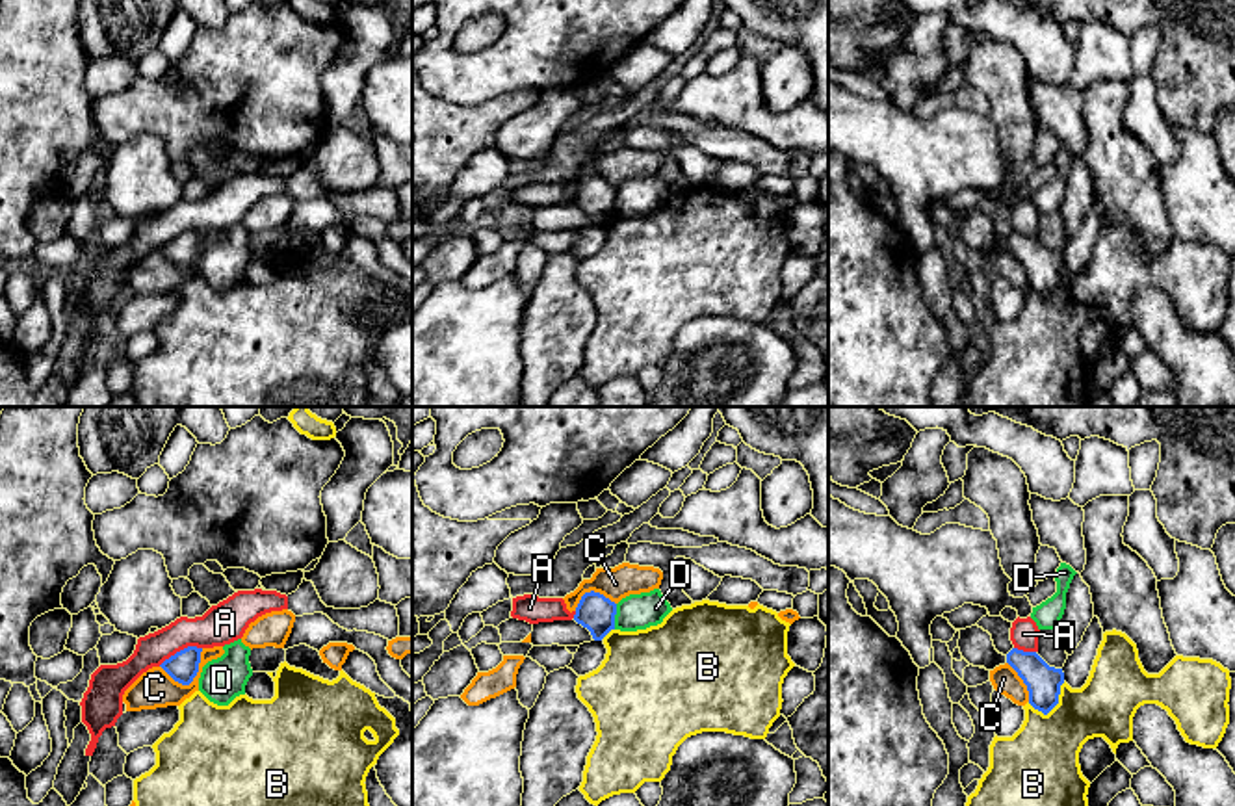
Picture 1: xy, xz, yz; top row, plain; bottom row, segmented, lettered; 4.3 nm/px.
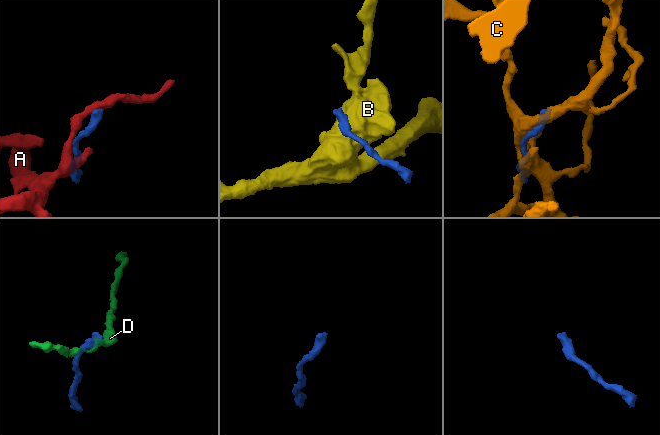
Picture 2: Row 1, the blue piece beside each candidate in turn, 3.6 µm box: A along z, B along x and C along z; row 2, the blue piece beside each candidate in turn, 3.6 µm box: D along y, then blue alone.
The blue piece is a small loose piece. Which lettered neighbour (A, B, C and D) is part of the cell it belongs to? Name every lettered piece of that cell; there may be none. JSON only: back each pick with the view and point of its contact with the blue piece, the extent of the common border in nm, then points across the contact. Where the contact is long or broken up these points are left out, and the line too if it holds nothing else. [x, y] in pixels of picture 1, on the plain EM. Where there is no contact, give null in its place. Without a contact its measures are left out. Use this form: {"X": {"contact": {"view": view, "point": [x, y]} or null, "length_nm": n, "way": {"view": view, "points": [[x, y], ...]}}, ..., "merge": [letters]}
{"merge": []}

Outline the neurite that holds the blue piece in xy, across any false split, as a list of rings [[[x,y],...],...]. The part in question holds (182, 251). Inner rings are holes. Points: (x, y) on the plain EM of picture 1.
[[[188,230],[169,243],[165,243],[160,251],[178,267],[189,269],[199,256],[202,232]]]

